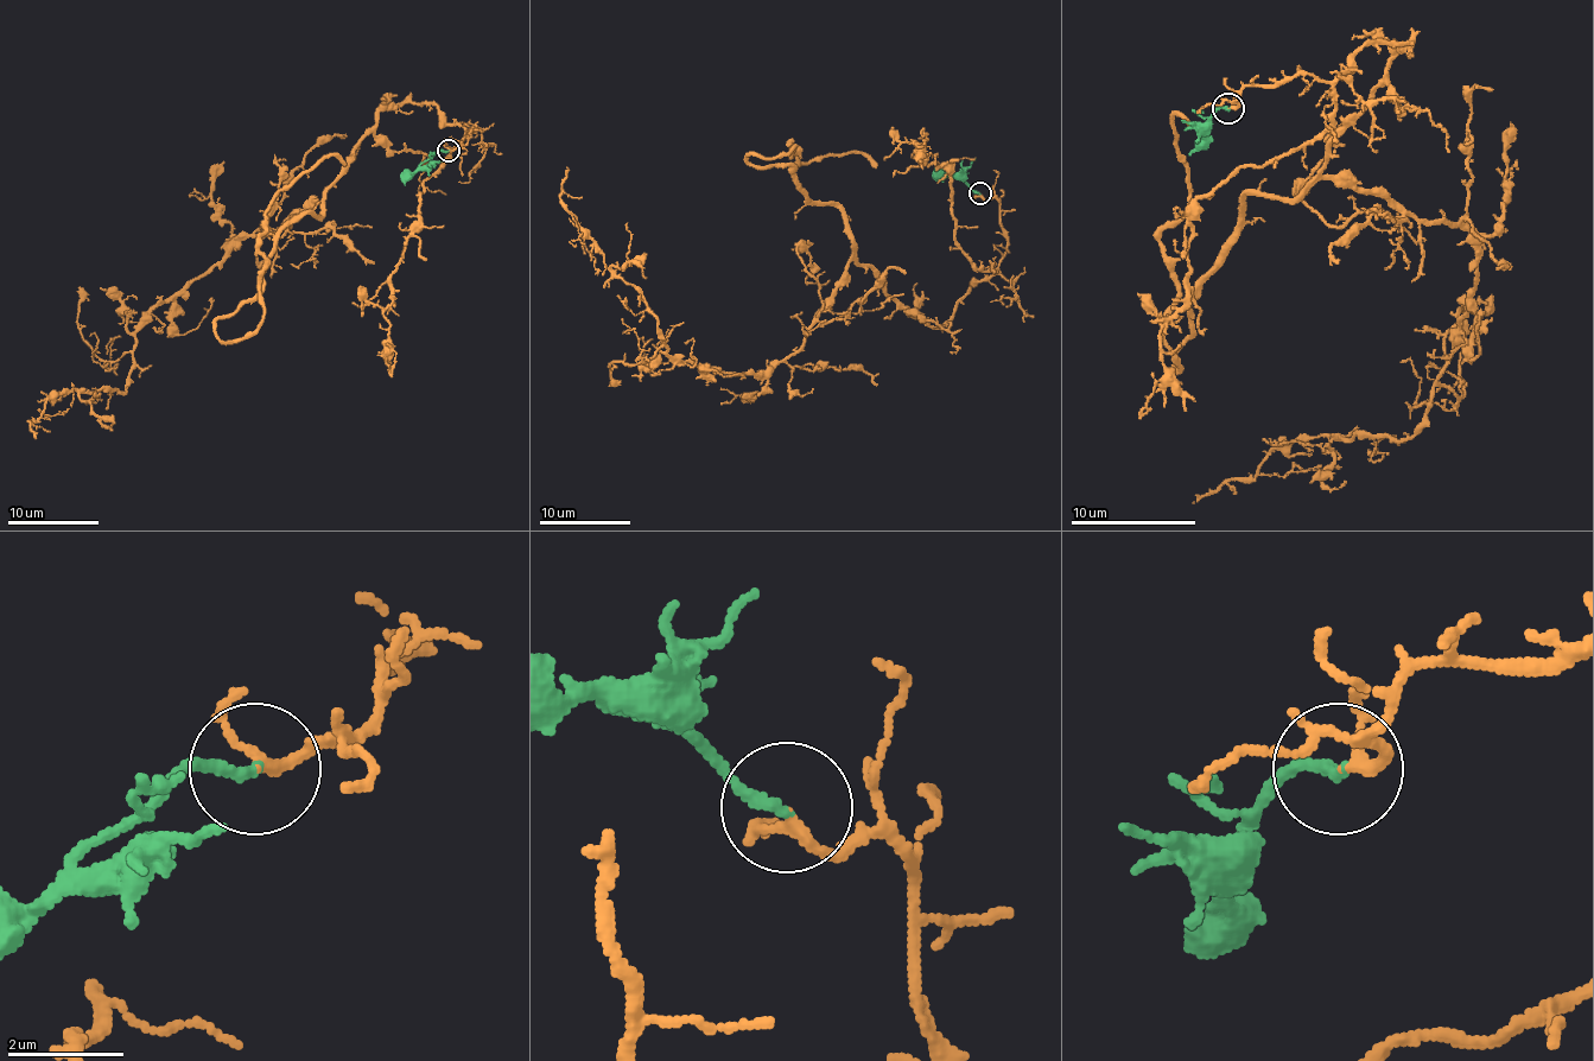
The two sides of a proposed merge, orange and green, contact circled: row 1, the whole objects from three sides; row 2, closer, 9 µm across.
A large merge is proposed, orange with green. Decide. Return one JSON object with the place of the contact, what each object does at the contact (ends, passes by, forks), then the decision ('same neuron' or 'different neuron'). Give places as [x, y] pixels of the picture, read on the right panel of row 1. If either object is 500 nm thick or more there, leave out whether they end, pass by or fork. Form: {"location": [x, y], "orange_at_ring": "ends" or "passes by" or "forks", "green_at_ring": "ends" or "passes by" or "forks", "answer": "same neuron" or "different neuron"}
{"location": [1229, 108], "orange_at_ring": "passes by", "green_at_ring": "ends", "answer": "same neuron"}

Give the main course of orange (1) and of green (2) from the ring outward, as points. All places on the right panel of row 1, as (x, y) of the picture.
1: (1227, 107), (1412, 42), (1321, 173), (1459, 223), (1475, 292), (1412, 436), (1281, 443), (1193, 502)
2: (1227, 107), (1221, 107), (1206, 122), (1206, 139), (1189, 154)

